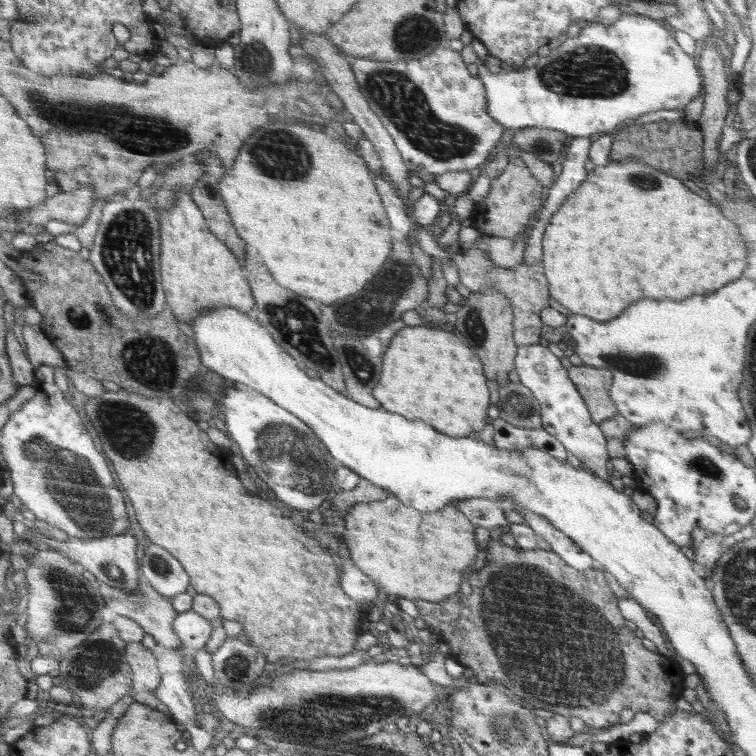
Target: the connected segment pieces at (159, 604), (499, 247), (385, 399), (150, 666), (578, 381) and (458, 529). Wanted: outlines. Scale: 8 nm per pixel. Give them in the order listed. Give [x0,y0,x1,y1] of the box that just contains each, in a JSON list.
[[99,574,182,651],[479,211,539,268],[372,326,490,437],[125,643,169,714],[567,365,619,424],[342,495,480,602]]

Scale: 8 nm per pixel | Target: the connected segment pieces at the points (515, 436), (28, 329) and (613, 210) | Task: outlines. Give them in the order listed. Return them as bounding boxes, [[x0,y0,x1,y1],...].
[[492,417,566,462],[24,325,67,369],[540,158,746,321]]

